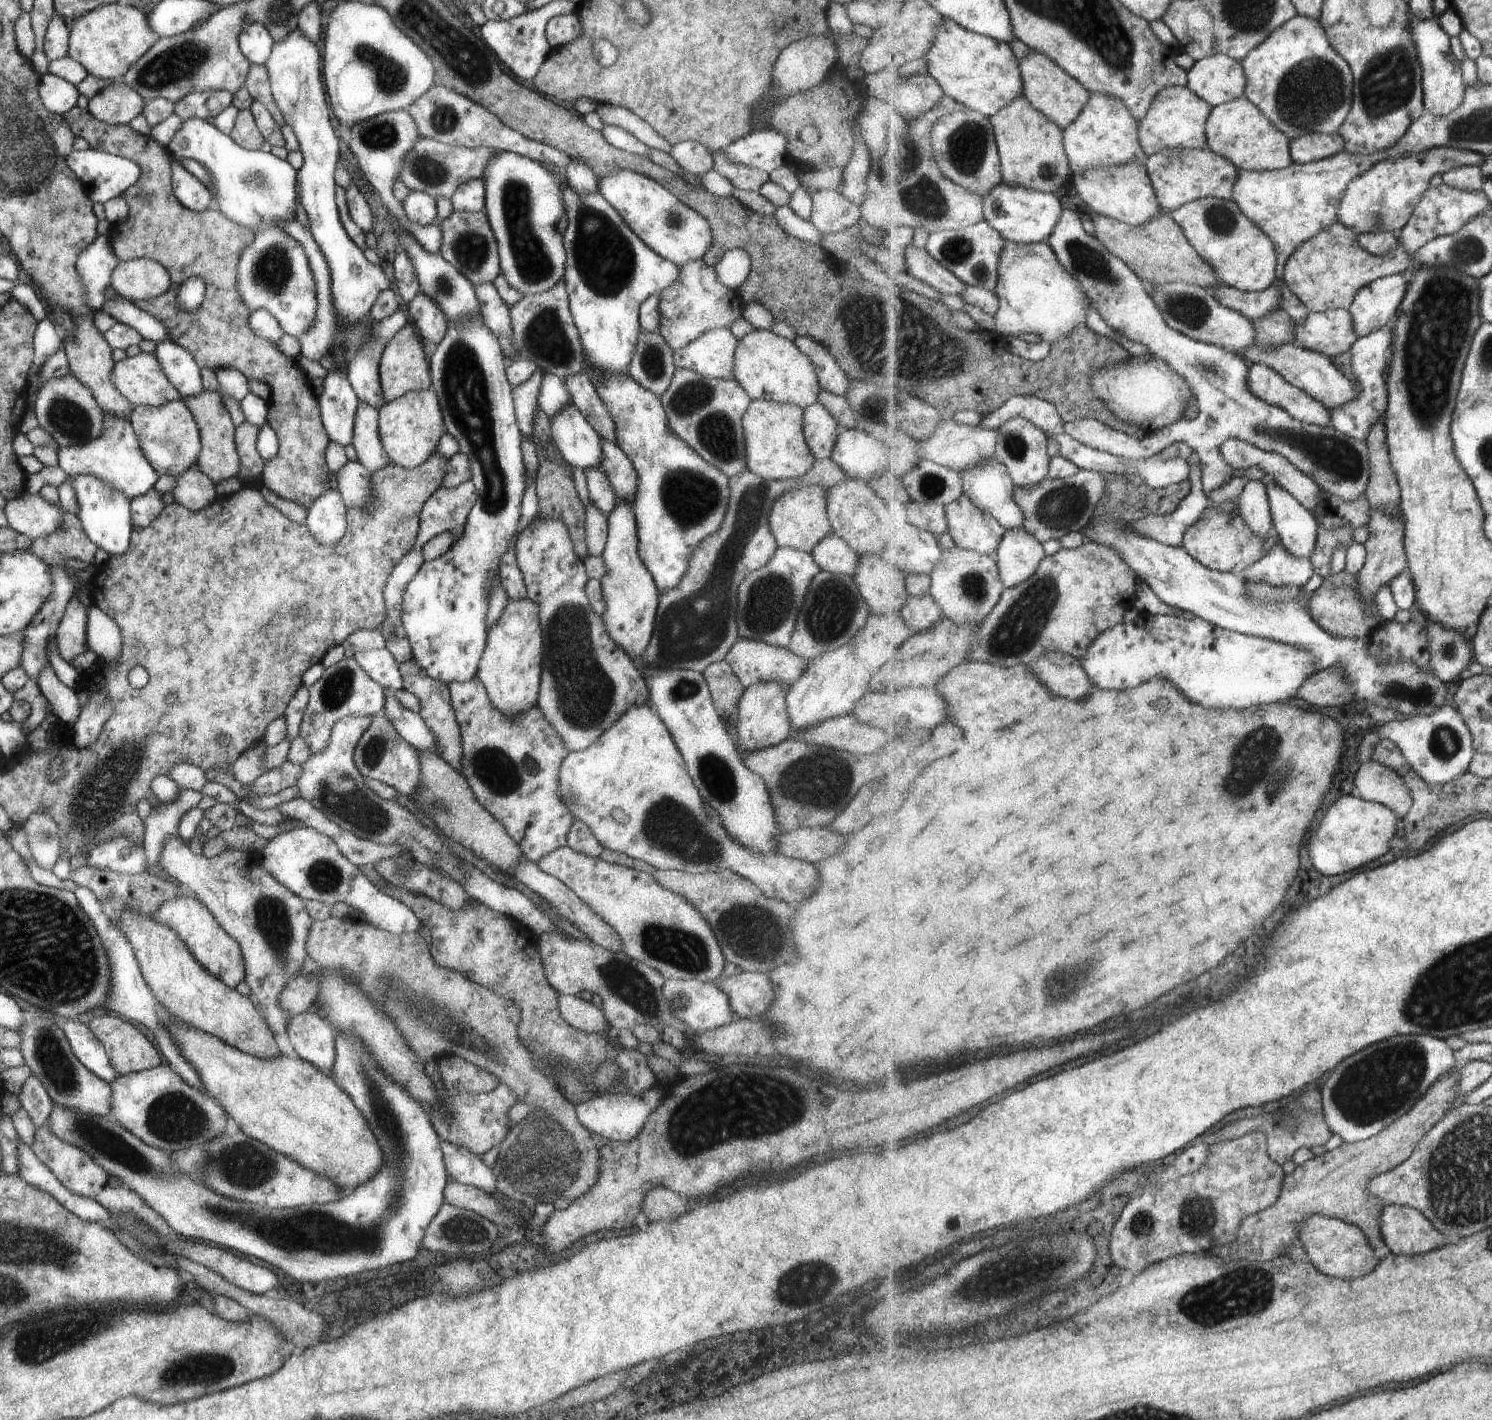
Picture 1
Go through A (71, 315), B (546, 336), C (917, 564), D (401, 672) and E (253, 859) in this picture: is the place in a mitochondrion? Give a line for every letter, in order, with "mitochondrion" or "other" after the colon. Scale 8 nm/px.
A: other
B: mitochondrion
C: other
D: other
E: other

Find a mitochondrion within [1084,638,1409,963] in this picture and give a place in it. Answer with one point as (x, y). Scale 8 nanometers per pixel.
(1261, 754)

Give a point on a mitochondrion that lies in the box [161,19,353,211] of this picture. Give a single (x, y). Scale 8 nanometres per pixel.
(258, 180)

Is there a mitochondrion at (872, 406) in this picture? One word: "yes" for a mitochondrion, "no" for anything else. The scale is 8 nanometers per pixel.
yes

